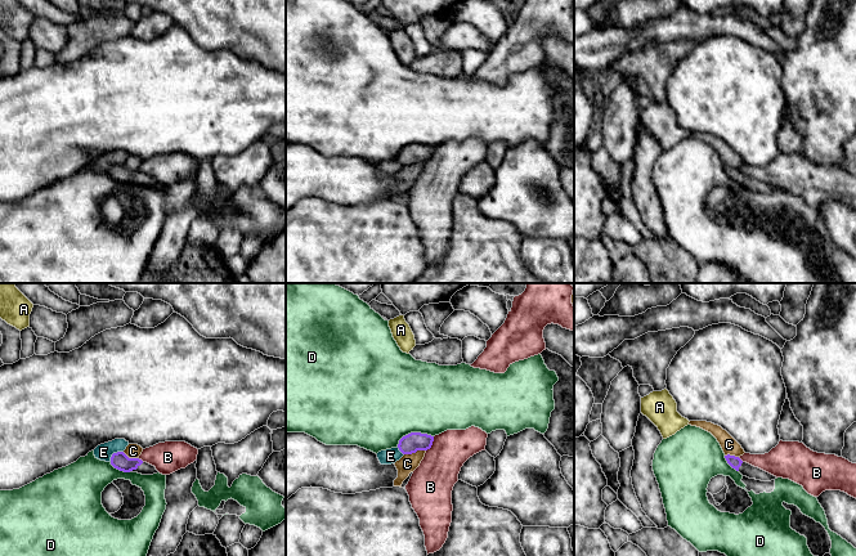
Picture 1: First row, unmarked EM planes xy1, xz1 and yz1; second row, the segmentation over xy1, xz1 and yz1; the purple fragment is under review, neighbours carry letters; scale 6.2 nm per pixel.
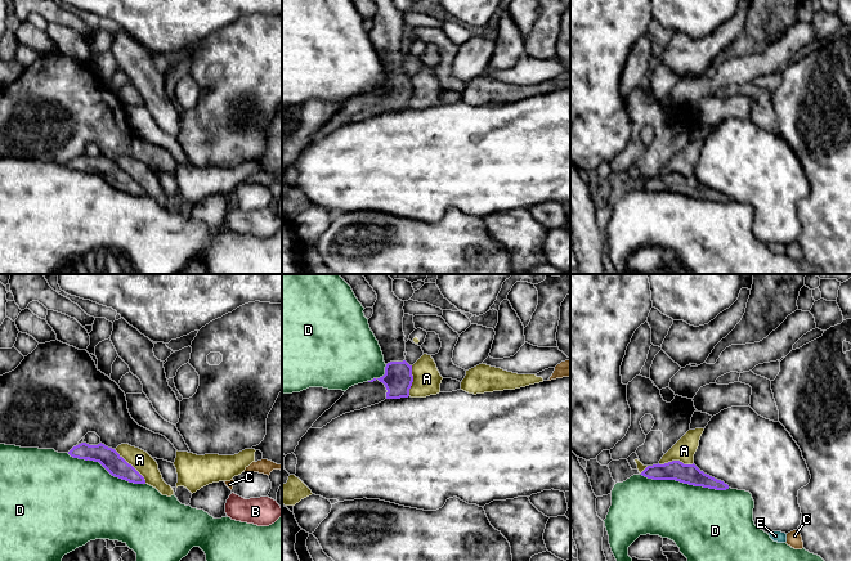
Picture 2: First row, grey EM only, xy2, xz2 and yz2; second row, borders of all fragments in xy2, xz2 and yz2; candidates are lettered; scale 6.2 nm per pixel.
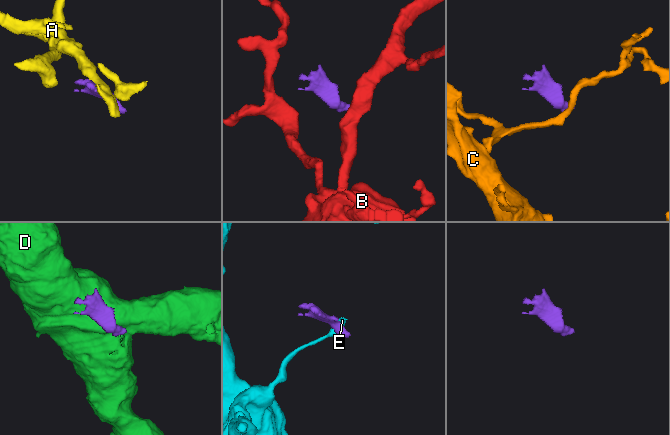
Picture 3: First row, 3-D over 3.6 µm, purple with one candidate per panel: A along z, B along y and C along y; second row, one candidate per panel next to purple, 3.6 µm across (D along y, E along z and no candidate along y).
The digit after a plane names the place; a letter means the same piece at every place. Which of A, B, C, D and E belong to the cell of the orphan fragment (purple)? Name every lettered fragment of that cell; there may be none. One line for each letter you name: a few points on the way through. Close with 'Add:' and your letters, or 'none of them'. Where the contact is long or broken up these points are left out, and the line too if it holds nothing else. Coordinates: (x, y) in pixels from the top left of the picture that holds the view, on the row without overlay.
Add: none of them

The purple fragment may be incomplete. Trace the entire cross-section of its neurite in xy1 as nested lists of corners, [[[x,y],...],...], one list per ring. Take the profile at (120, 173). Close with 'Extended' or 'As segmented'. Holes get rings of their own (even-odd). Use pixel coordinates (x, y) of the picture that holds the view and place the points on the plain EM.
[[[124,163],[113,165],[111,176],[124,184],[138,184],[142,187],[153,187],[158,184],[154,178],[139,170],[129,170]]]. Extended

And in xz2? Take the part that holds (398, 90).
[[[373,0],[373,3],[377,12],[372,19],[373,26],[368,31],[368,36],[381,59],[386,76],[385,86],[349,99],[310,140],[322,140],[345,125],[360,122],[385,111],[409,108],[413,87],[412,77],[406,73],[404,68],[404,13],[394,6],[393,0]]]. Extended

